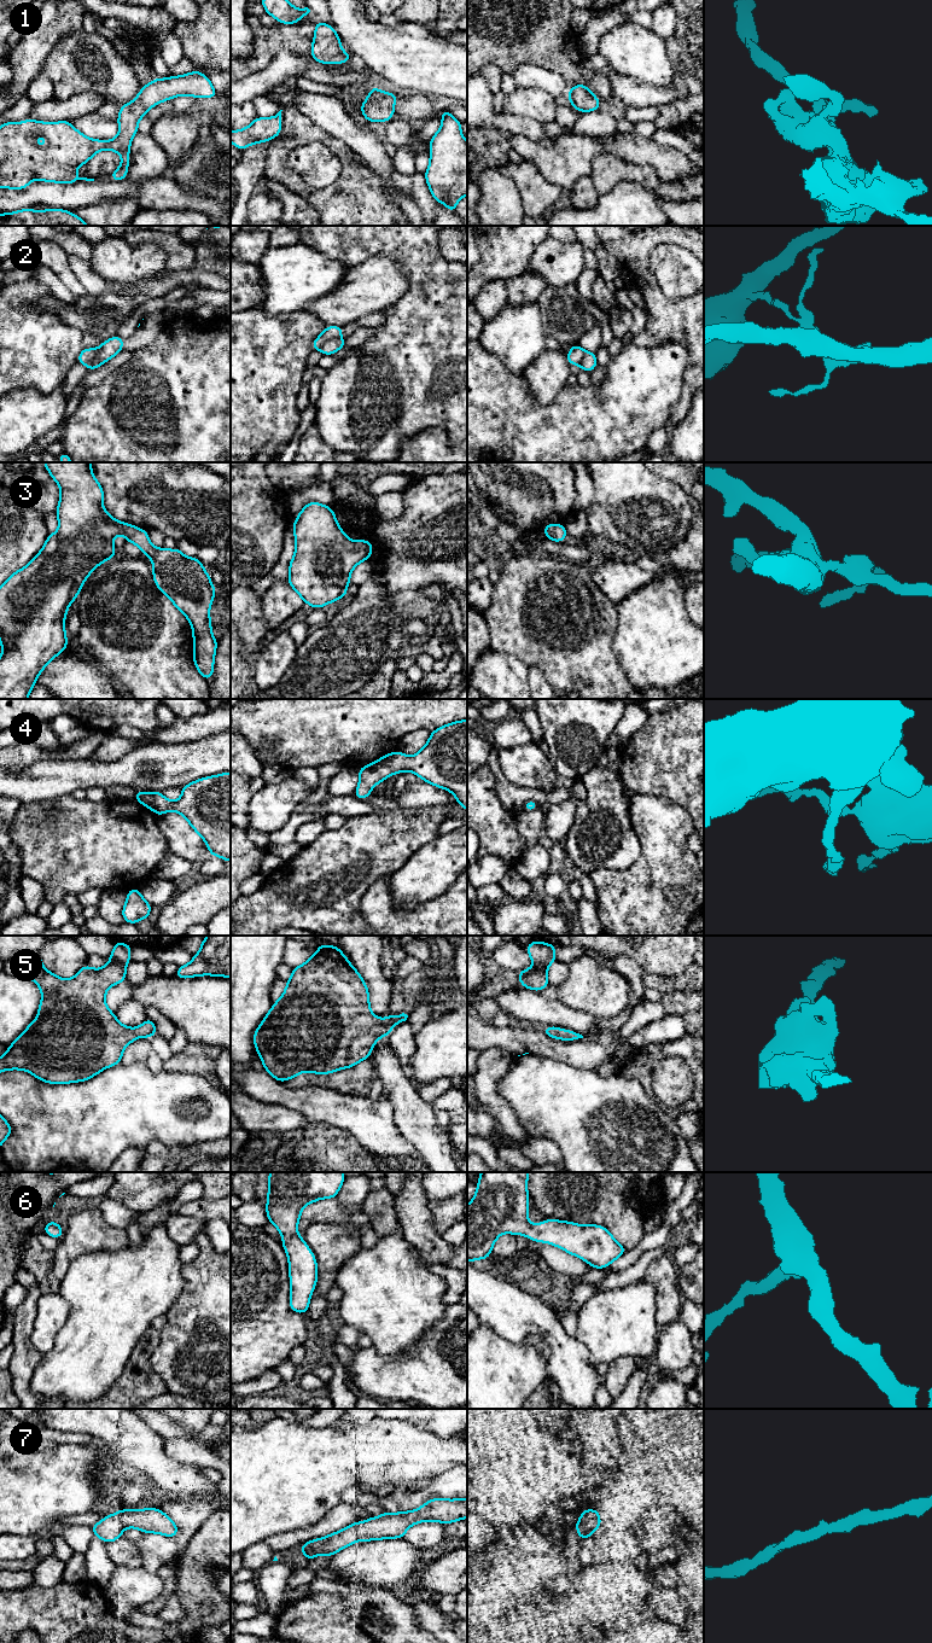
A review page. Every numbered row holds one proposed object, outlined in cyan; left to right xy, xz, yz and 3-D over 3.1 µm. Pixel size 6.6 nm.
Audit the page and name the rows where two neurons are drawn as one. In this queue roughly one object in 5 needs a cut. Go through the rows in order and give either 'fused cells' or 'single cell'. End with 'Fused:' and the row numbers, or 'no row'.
1: single cell
2: fused cells
3: single cell
4: single cell
5: single cell
6: single cell
7: single cell
Fused: 2

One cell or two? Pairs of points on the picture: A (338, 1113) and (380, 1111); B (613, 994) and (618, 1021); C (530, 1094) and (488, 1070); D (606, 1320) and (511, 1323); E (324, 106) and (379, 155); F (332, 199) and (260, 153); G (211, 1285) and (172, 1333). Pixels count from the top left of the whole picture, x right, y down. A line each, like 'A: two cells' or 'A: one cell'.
A: one cell
B: two cells
C: two cells
D: two cells
E: one cell
F: two cells
G: one cell

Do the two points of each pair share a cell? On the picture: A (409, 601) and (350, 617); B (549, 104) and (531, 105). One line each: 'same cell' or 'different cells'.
A: same cell
B: same cell

